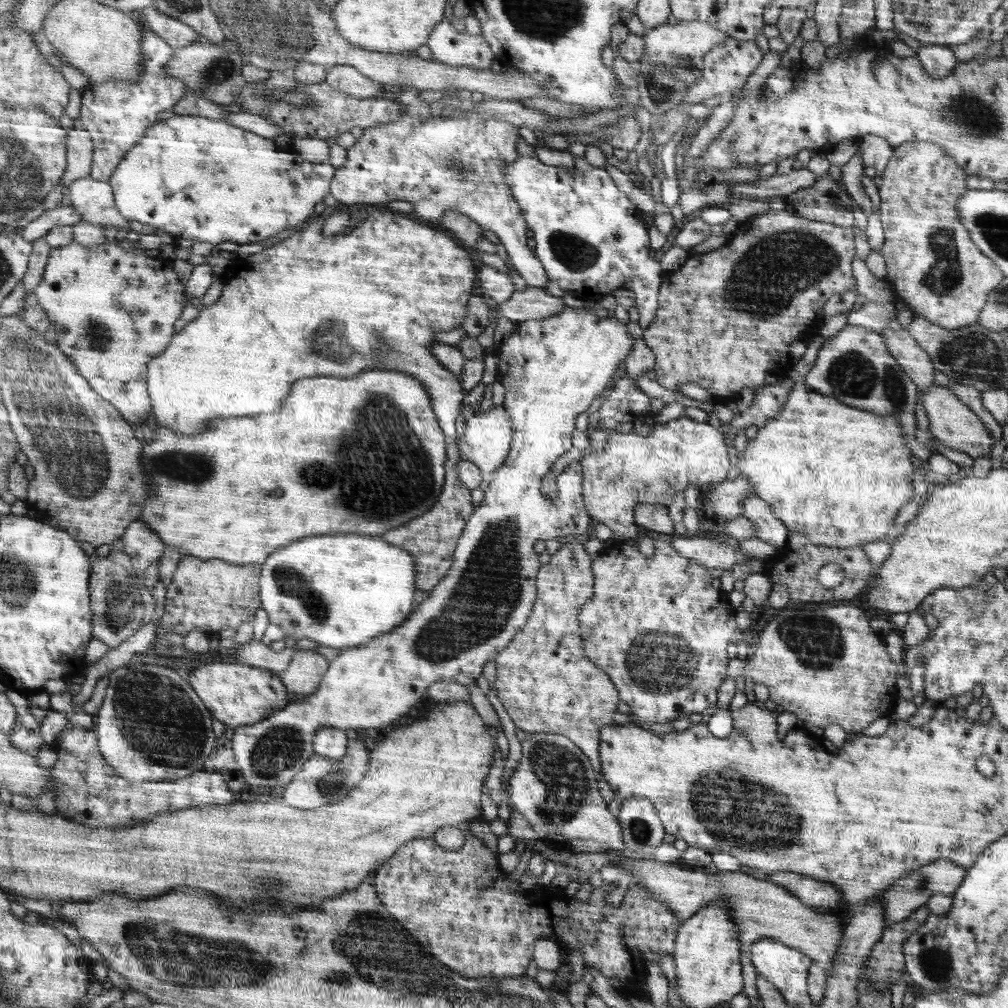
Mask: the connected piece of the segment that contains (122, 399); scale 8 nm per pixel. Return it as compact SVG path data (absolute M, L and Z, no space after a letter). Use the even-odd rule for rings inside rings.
M118 240L106 241L104 244L96 245L95 247L87 247L78 242L56 248L51 254L47 271L45 272L42 284L36 289L35 295L39 298L40 305L48 311L50 321L52 321L52 329L57 331L57 344L72 361L76 362L76 367L80 370L88 380L91 380L91 385L102 395L106 400L112 401L120 412L127 417L129 421L136 427L142 427L142 424L148 422L150 412L153 411L153 400L149 388L149 368L152 360L156 360L164 354L164 351L171 346L172 341L176 336L176 322L180 316L184 314L188 300L186 300L187 284L182 282L178 277L178 272L174 270L172 263L164 257L150 257L137 246L133 251L126 251L120 245Z

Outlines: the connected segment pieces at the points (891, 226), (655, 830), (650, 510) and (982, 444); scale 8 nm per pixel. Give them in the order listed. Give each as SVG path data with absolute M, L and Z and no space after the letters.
M905 142L893 150L881 175L882 185L877 189L885 236L878 251L887 264L886 284L892 286L896 296L902 298L913 313L950 331L977 324L988 298L1006 278L999 265L979 249L960 222L957 202L969 190L967 175L939 144Z
M626 799L617 816L624 826L624 845L634 850L648 850L662 845L666 834L662 821L650 800Z
M640 504L635 509L635 523L643 532L670 538L674 535L674 524L668 507L662 504Z
M940 379L921 394L923 394L922 400L930 424L930 433L934 438L948 448L968 454L970 458L982 458L983 456L991 458L990 450L992 450L994 440L988 428L966 404L956 398L956 395L949 389L948 383Z

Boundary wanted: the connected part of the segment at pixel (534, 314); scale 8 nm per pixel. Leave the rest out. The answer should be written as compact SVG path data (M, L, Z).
M528 286L523 292L516 292L510 300L499 304L498 310L500 311L500 316L515 323L516 321L546 320L548 316L558 314L566 307L567 305L562 298L547 294L544 288Z

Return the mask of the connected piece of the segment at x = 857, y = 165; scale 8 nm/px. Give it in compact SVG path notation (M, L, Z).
M859 150L846 165L841 167L842 175L840 181L847 190L847 193L863 210L863 213L869 217L874 212L874 204L868 196L869 191L866 191L861 181L864 168L862 151Z

